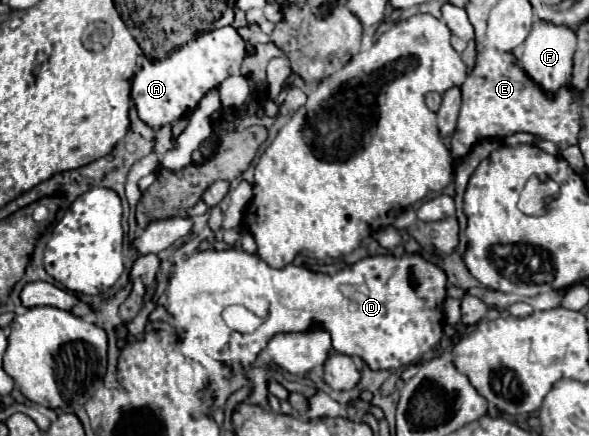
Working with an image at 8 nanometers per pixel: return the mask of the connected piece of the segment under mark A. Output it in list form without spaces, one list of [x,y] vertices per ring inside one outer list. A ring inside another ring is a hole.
[[[225,26],[205,32],[177,48],[167,58],[143,66],[131,80],[131,102],[139,120],[155,130],[189,116],[203,94],[207,94],[211,88],[217,88],[227,76],[239,74],[245,56],[247,50],[243,38],[233,26]]]

